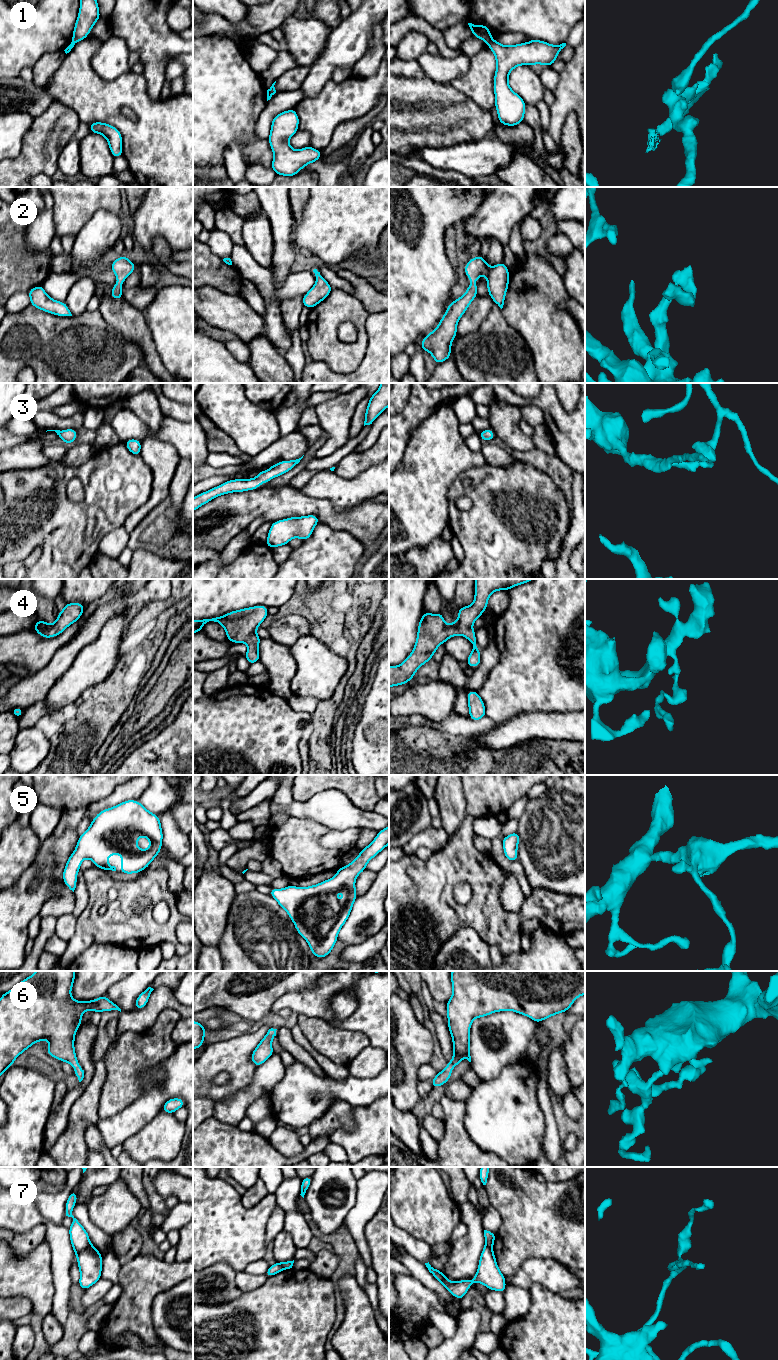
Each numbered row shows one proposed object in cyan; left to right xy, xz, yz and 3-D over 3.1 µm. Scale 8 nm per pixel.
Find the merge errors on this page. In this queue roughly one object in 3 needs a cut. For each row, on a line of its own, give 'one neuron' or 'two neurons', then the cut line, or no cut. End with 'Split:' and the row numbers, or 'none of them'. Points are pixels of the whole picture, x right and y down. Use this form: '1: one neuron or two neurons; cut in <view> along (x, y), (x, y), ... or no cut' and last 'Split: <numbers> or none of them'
1: two neurons; cut in yz along (491, 38), (487, 42)
2: one neuron; no cut
3: one neuron; no cut
4: one neuron; no cut
5: one neuron; no cut
6: one neuron; no cut
7: two neurons; cut in xy along (91, 1244), (76, 1255)
Split: 1, 7

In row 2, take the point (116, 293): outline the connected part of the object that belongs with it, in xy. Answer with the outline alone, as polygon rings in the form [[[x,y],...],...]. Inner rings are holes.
[[[125,255],[117,258],[110,266],[113,270],[118,282],[112,287],[111,297],[113,299],[123,299],[122,283],[125,279],[135,271],[135,264],[129,260]]]

